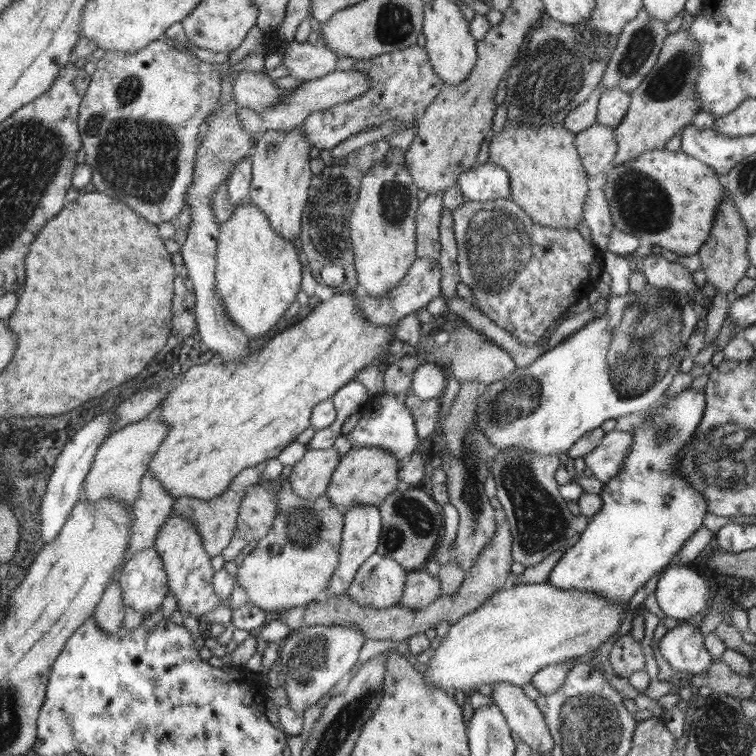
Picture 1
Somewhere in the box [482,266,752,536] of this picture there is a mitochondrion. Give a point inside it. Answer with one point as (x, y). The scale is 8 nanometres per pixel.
(647, 344)

